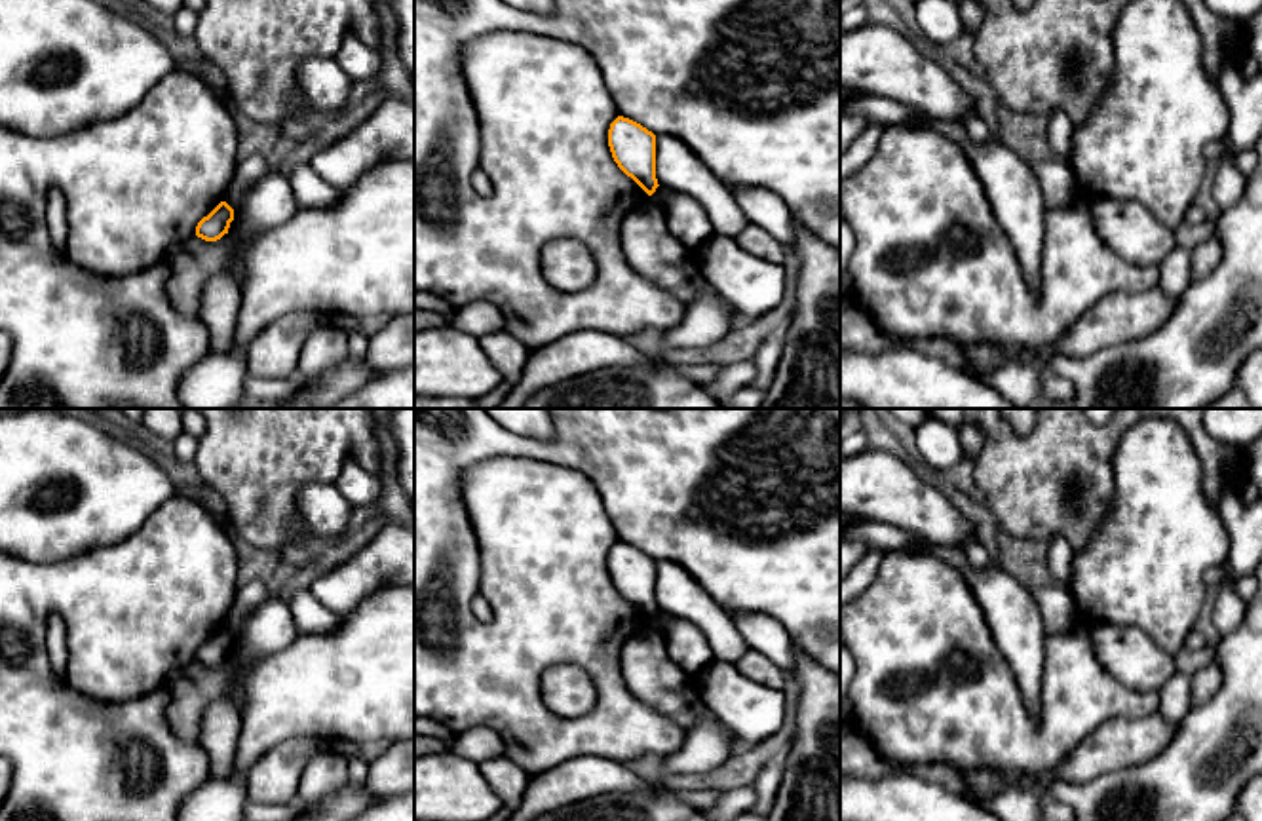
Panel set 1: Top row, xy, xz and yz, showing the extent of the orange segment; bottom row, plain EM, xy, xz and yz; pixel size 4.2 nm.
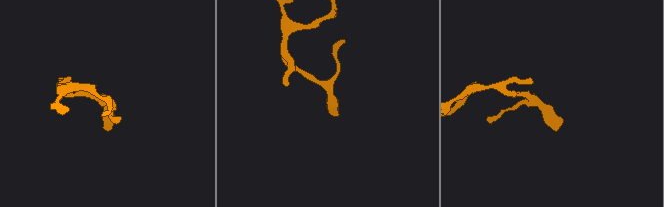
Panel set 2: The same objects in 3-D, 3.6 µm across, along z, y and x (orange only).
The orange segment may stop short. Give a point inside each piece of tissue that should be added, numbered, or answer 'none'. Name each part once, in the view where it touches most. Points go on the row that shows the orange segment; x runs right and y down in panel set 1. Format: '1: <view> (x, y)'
none

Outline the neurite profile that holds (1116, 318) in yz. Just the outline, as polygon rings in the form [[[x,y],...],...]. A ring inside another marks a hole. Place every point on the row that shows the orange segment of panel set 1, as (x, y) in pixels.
[[[1161,289],[1110,293],[1051,344],[1062,355],[1083,357],[1112,344],[1148,336],[1173,315],[1176,304],[1178,298],[1169,298]]]

